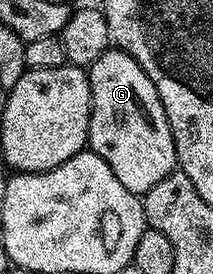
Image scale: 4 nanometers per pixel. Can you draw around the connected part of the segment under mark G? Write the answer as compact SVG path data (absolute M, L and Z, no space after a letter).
M115 46L109 47L87 73L92 95L87 147L114 170L126 190L149 192L178 168L170 122L154 82L129 52Z

